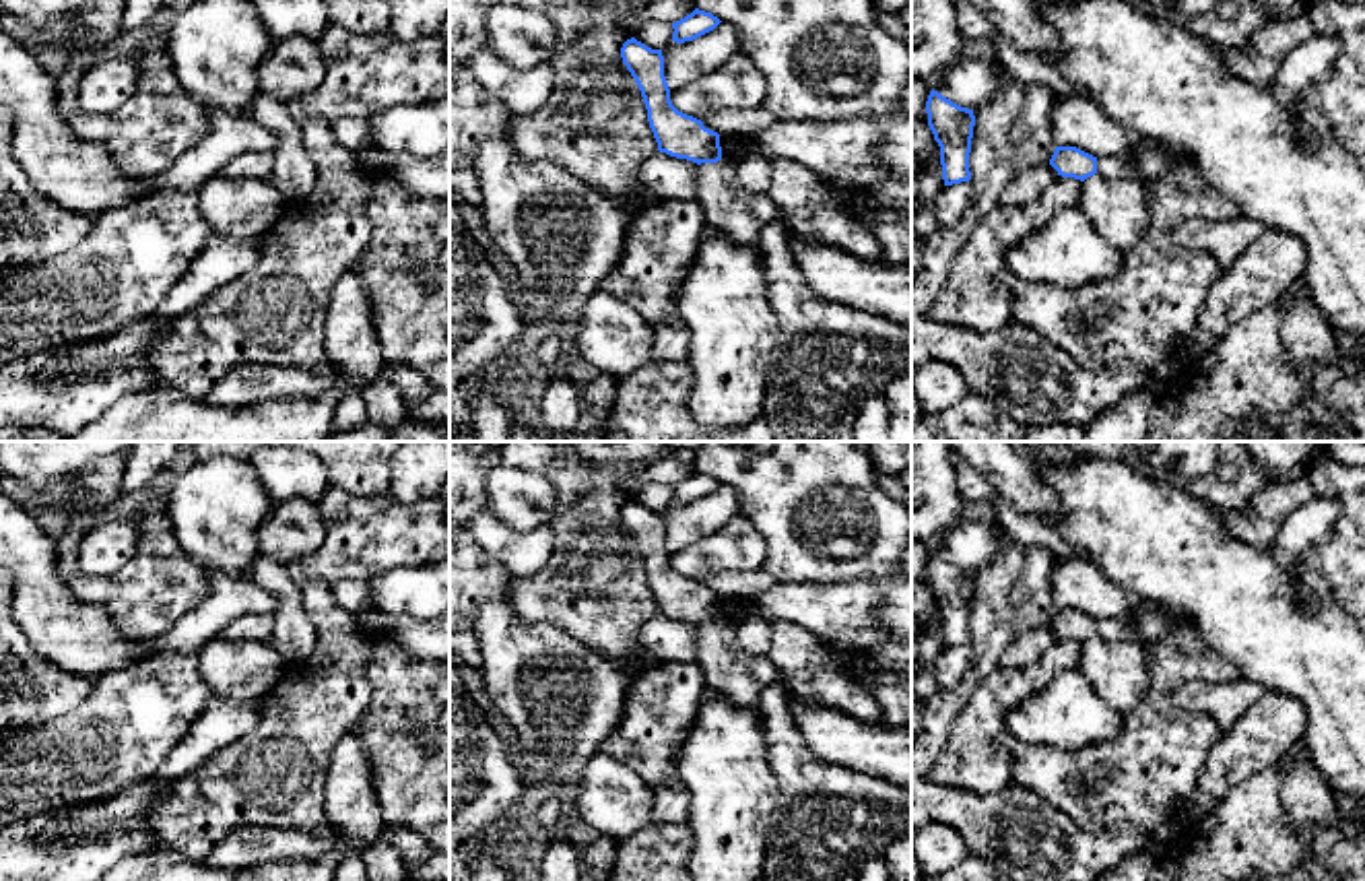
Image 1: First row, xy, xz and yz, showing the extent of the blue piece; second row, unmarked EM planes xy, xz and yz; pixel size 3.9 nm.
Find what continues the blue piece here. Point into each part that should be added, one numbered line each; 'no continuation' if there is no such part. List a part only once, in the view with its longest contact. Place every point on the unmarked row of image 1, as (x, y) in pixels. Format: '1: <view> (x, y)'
1: xz (726, 669)

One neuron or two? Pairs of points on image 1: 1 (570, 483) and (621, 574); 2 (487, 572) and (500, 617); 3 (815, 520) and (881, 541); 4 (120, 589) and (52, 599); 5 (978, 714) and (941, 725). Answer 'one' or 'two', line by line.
1: one
2: two
3: one
4: two
5: two

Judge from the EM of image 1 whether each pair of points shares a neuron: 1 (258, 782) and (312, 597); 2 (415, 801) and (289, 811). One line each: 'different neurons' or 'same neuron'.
1: same neuron
2: different neurons

